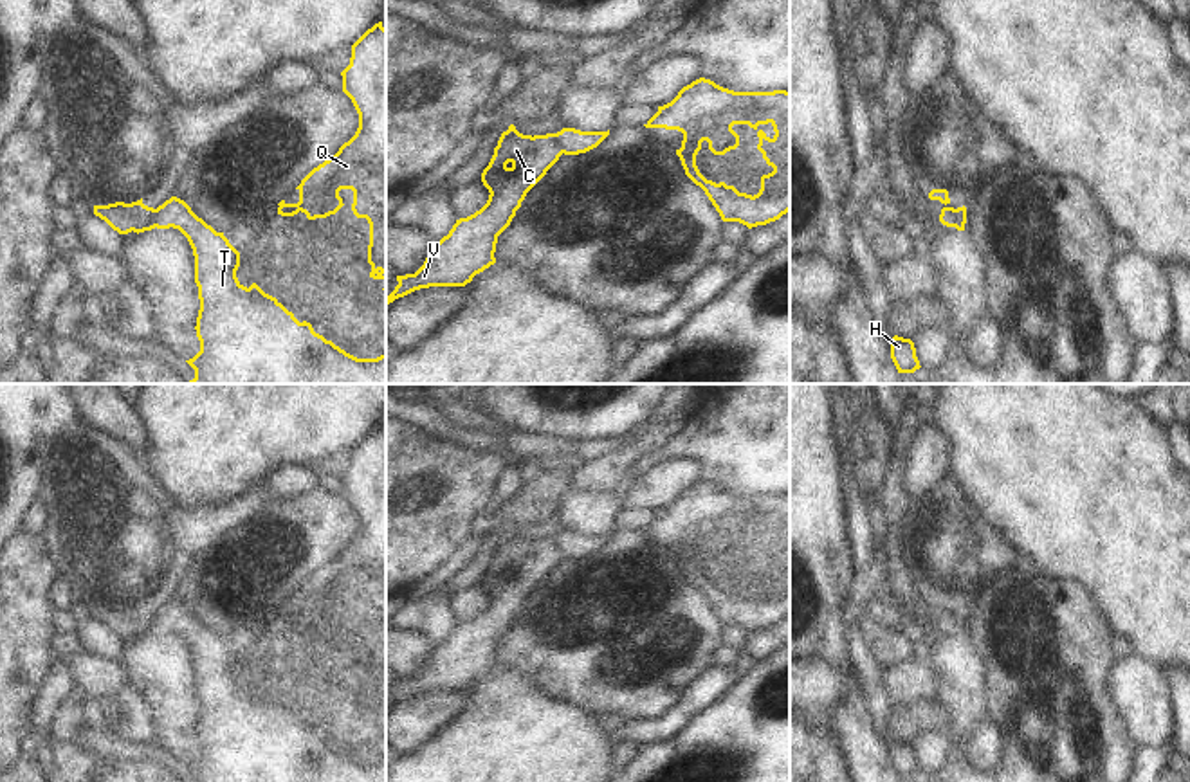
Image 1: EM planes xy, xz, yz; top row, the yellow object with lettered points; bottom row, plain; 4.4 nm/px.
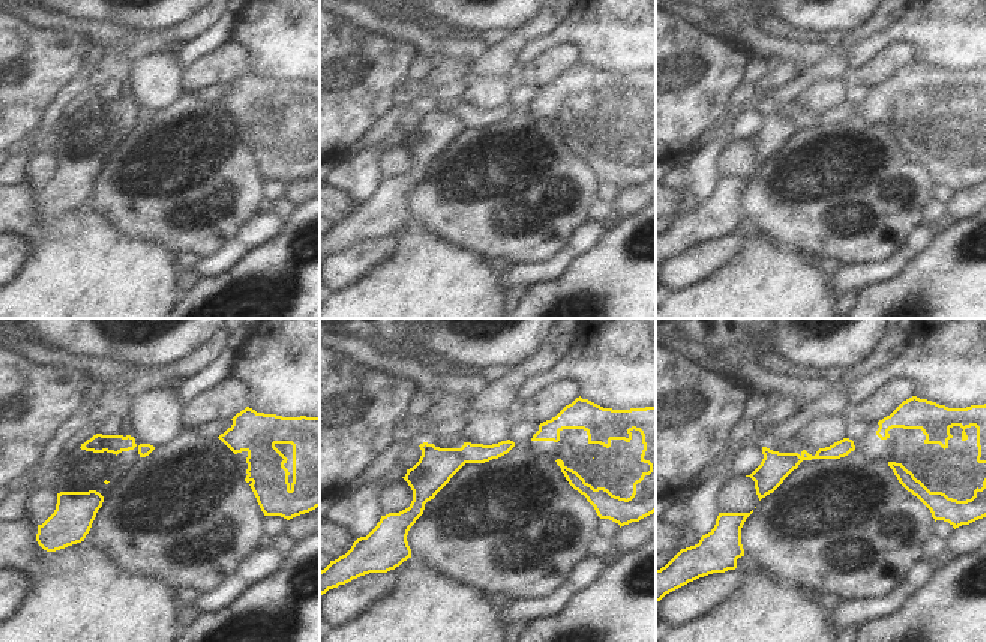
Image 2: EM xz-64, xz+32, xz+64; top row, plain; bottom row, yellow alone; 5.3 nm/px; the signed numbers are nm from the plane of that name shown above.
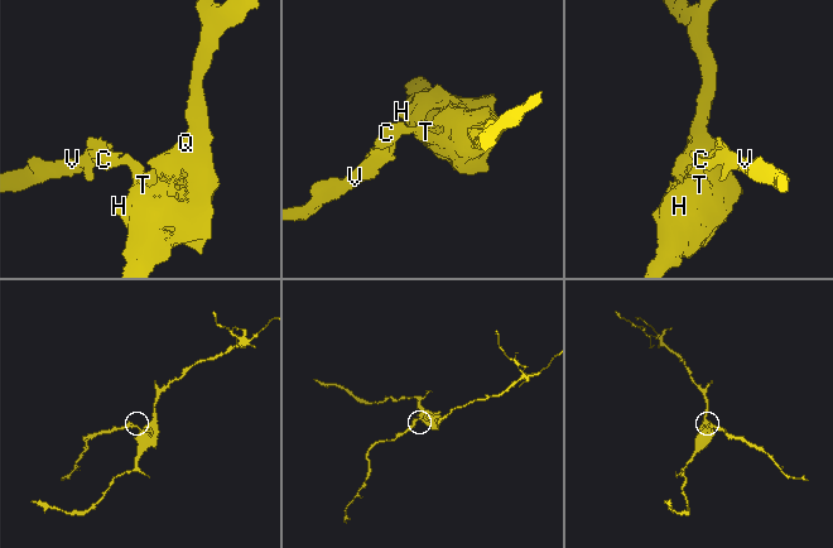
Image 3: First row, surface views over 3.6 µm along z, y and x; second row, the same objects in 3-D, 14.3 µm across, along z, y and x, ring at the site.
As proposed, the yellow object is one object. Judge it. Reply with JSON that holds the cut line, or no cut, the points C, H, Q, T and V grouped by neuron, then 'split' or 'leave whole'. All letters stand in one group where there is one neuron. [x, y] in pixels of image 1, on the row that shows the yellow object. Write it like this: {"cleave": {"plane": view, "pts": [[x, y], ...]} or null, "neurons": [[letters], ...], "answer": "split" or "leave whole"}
{"cleave": {"plane": "xz", "pts": [[554, 134], [563, 152]]}, "neurons": [["C", "V"], ["H", "Q", "T"]], "answer": "split"}

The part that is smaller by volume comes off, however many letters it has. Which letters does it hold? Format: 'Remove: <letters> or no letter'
Remove: C, V.

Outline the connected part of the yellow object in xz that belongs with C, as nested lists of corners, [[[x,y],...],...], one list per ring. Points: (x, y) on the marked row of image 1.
[[[514,124],[501,133],[481,182],[489,189],[487,204],[467,218],[456,220],[447,236],[433,243],[424,265],[415,274],[397,276],[398,285],[386,297],[386,306],[398,297],[429,286],[465,286],[472,277],[496,263],[498,236],[510,225],[526,193],[546,175],[563,155],[555,133],[523,135]]]

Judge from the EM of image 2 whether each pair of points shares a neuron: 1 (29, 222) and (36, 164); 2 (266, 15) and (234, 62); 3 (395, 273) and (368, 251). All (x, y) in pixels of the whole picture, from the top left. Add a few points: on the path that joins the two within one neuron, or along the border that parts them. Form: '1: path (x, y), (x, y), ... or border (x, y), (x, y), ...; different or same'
1: border (29, 183), (36, 189); different
2: border (228, 38), (246, 48), (248, 69); different
3: border (395, 234), (395, 249), (381, 263), (353, 282); different

